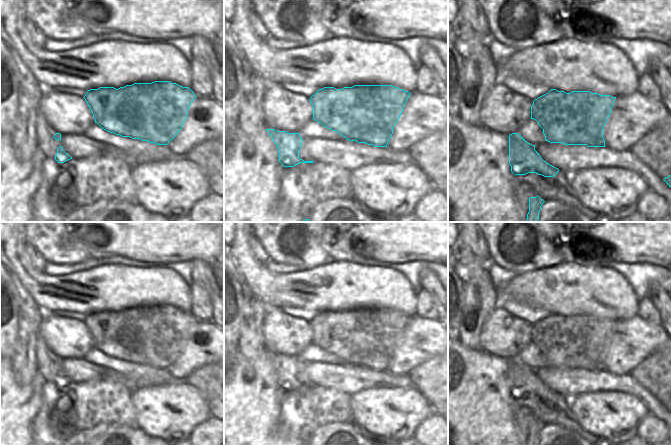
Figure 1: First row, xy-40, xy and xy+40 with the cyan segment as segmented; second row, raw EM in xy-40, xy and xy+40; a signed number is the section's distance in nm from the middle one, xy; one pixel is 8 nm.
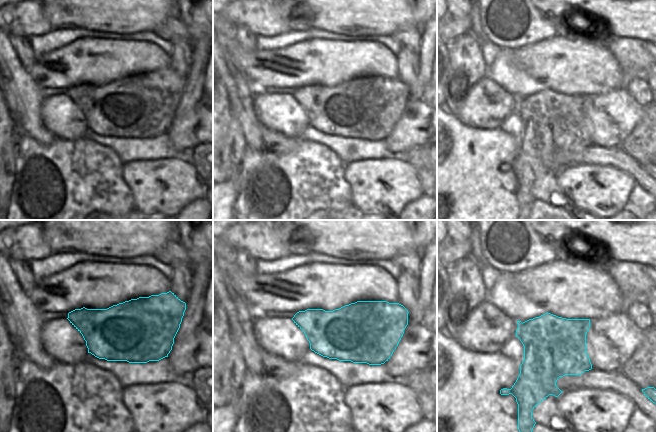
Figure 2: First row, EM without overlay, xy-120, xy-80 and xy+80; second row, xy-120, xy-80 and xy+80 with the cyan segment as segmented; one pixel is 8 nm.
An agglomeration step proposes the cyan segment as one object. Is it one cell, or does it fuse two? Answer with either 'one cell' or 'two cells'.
two cells

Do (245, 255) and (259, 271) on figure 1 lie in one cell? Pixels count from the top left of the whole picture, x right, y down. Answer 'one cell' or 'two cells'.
one cell

